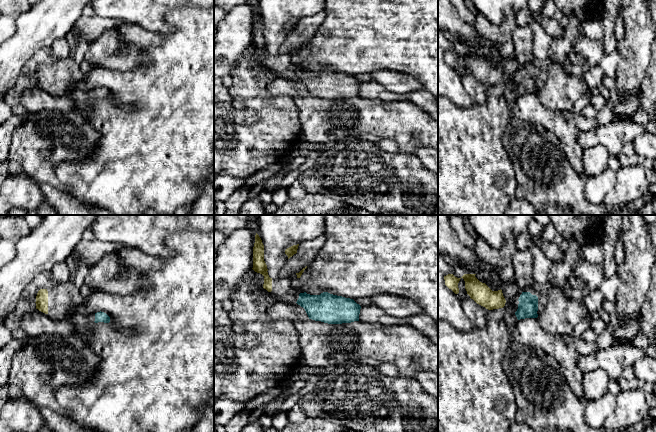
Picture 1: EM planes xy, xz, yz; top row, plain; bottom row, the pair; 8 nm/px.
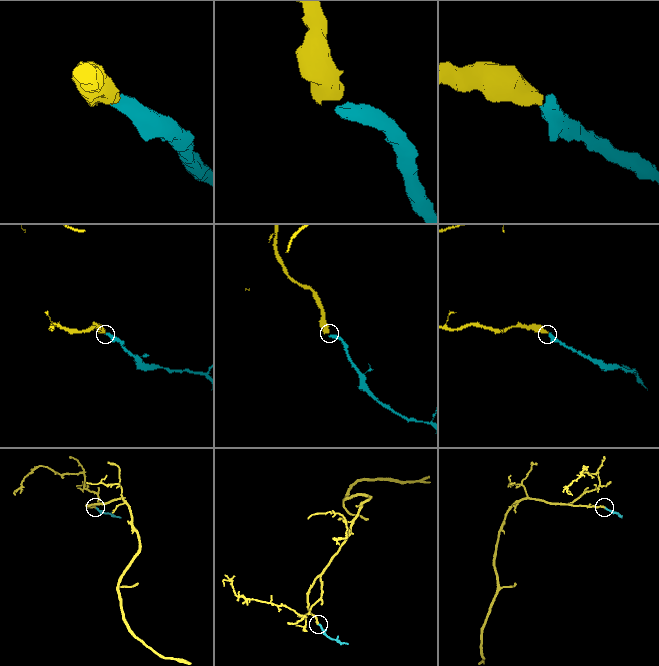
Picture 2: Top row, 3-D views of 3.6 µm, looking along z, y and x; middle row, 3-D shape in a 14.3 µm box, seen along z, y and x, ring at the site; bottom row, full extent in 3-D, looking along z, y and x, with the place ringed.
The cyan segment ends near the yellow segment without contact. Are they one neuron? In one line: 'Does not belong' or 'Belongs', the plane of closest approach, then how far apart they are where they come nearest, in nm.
Belongs. Closest in yz. Distance 100 nm

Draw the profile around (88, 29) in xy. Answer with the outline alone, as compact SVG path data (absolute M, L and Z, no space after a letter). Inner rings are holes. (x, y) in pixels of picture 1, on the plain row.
M98 15L91 17L81 16L76 21L73 28L67 33L65 38L72 51L74 51L80 42L85 41L92 43L101 37L106 31L117 29L117 27L123 23L124 21Z

